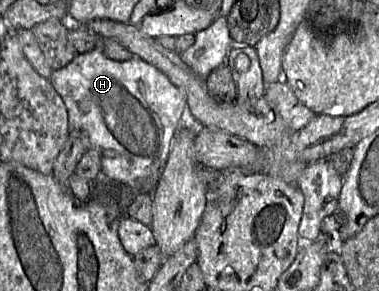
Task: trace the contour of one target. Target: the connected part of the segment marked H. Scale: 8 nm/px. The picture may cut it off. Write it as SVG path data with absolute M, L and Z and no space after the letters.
M91 51L87 53L78 53L68 65L53 71L49 77L49 82L61 96L66 106L70 133L80 132L84 134L87 137L90 149L96 149L101 154L101 176L103 178L117 184L130 184L139 179L154 179L157 181L158 178L160 178L168 160L173 141L185 119L185 110L187 106L185 95L170 82L164 73L137 56L127 61L114 61L107 58L103 52Z

